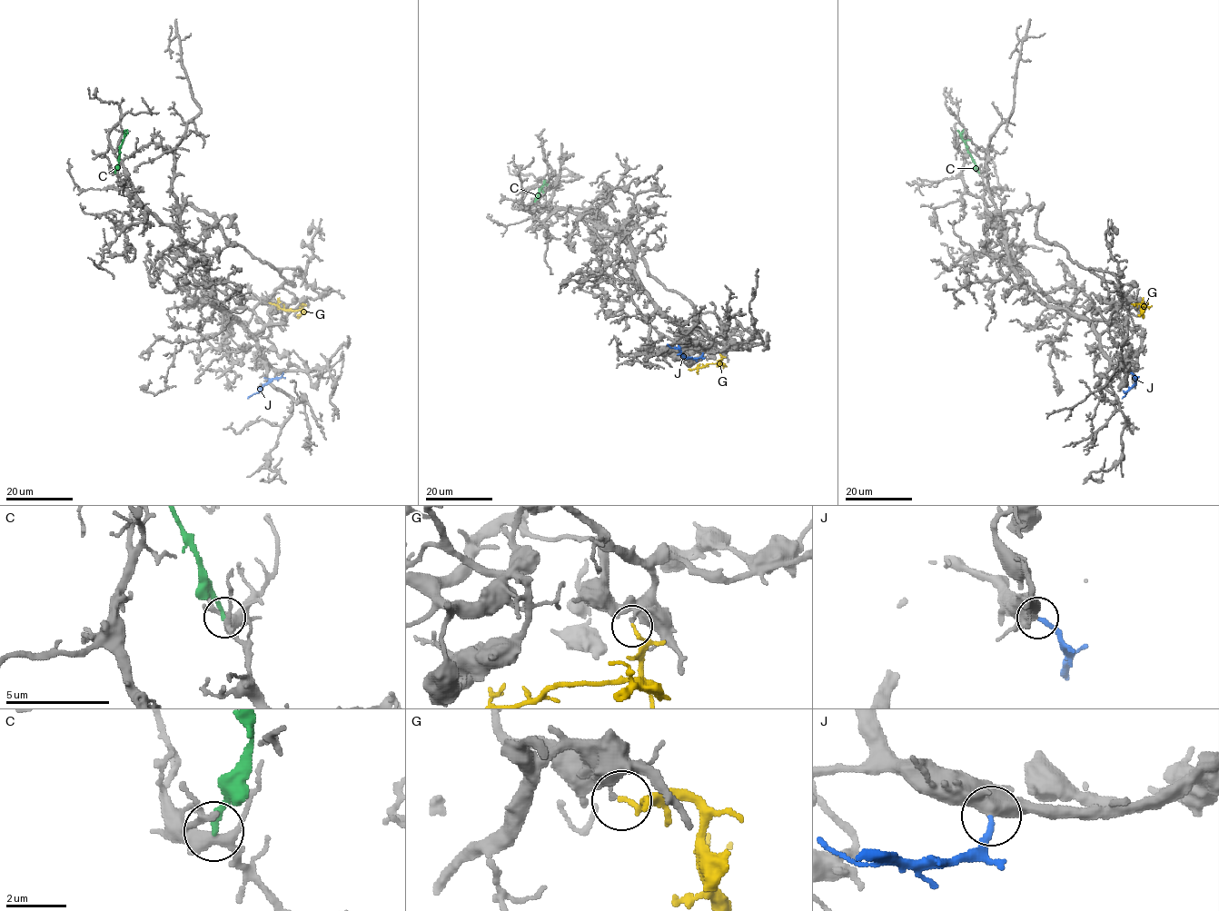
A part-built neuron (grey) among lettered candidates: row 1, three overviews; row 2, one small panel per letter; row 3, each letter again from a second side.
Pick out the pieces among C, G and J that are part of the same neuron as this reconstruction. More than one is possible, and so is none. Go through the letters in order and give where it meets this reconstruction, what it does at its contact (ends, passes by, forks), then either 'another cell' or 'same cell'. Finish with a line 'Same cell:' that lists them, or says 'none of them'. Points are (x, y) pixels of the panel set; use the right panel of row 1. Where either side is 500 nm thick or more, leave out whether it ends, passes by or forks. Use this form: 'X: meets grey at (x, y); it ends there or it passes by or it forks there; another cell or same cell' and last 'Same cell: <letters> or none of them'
C: meets grey at (979, 173); it ends there; another cell
G: meets grey at (1132, 304); it ends there; another cell
J: meets grey at (1131, 372); same cell
Same cell: J

